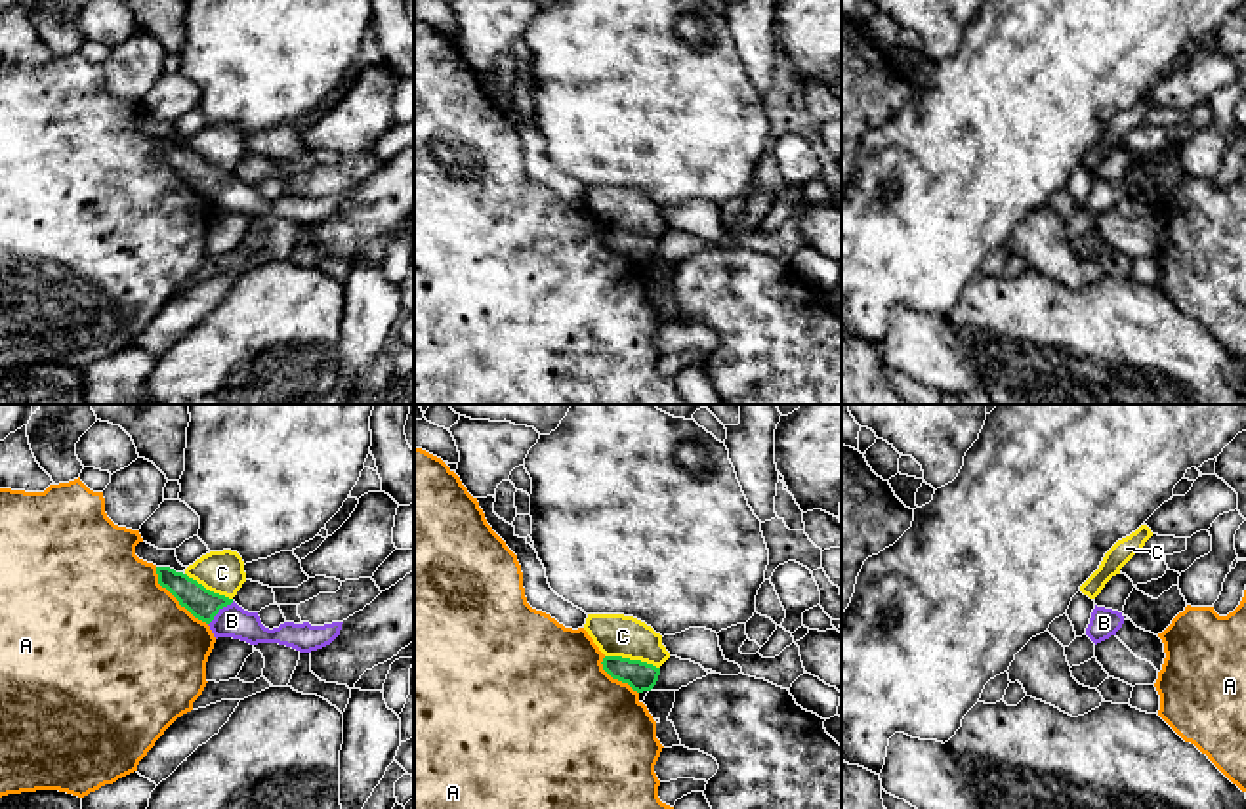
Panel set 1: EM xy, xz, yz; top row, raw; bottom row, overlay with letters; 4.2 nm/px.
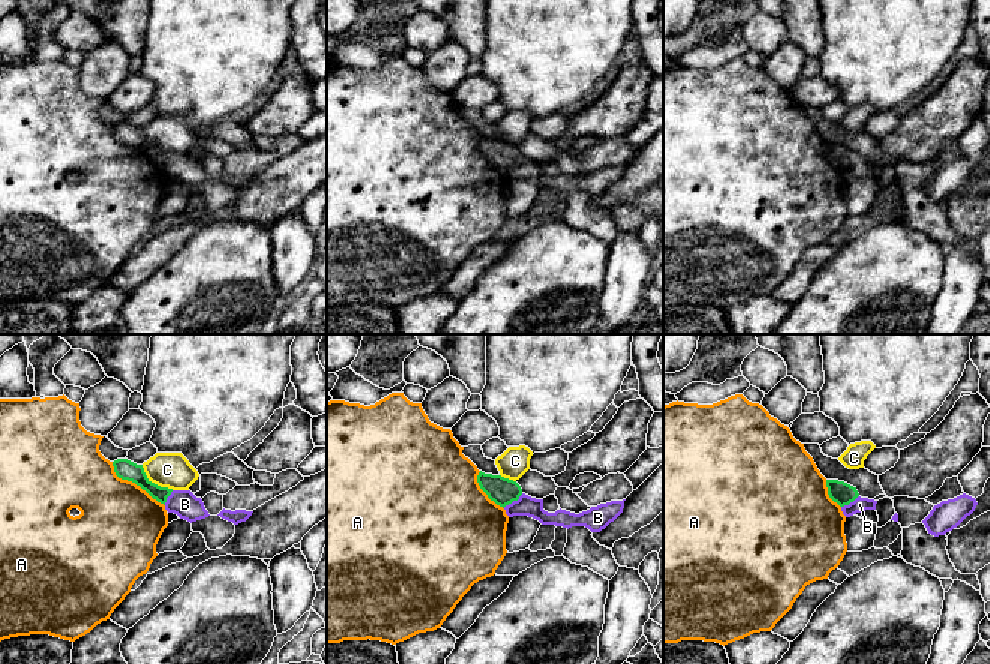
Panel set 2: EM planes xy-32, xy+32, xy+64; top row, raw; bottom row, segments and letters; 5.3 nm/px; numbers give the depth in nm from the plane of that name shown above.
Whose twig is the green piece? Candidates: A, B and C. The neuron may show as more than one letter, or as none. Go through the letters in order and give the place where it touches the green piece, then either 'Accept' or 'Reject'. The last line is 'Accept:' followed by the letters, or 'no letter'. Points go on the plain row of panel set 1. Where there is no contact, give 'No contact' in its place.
A: Touches green at xy (176, 170). Reject
B: Touches green at xy (218, 184). Accept
C: Touches green at xz (632, 233). Reject
Accept: B

